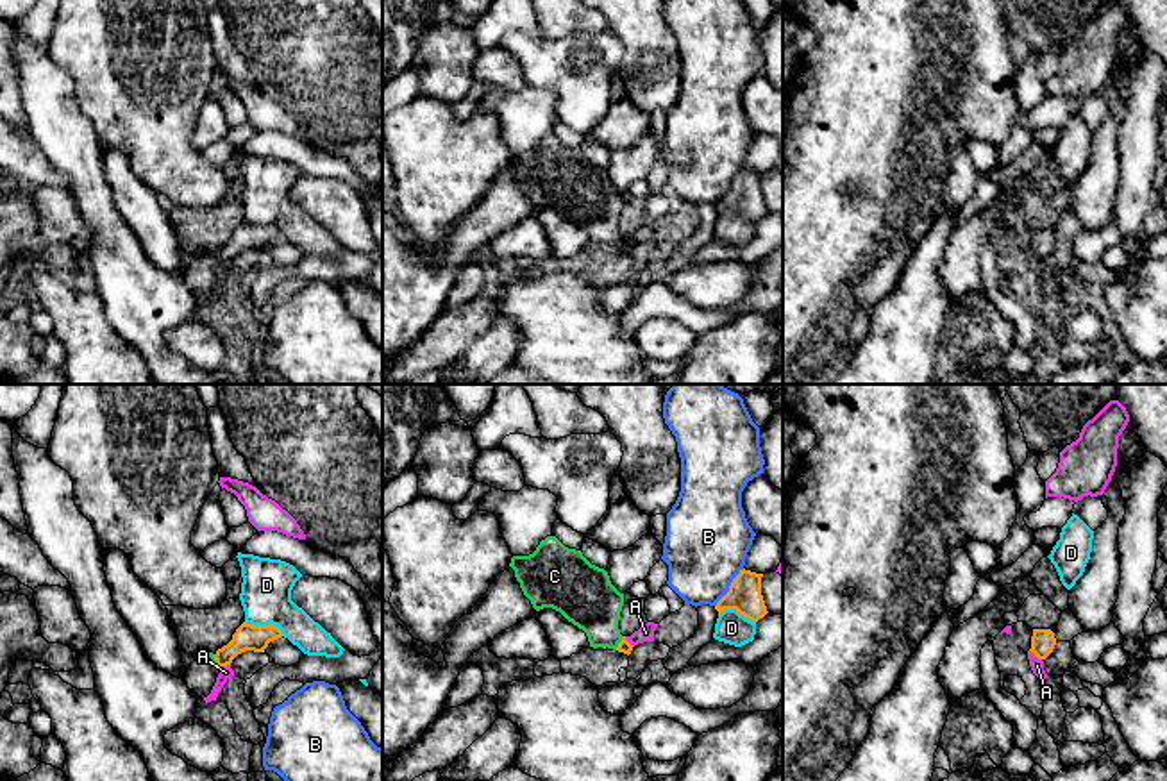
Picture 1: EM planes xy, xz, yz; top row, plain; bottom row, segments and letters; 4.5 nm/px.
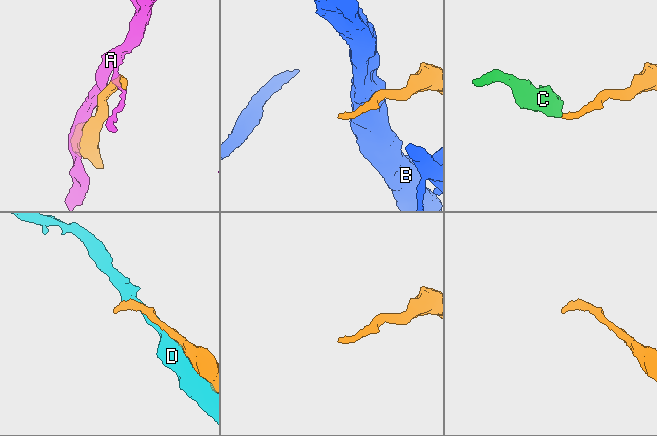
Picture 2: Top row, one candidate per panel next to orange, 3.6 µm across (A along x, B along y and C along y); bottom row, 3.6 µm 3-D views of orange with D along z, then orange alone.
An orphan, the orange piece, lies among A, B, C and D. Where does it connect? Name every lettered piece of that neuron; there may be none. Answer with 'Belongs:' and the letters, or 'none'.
Belongs: C

